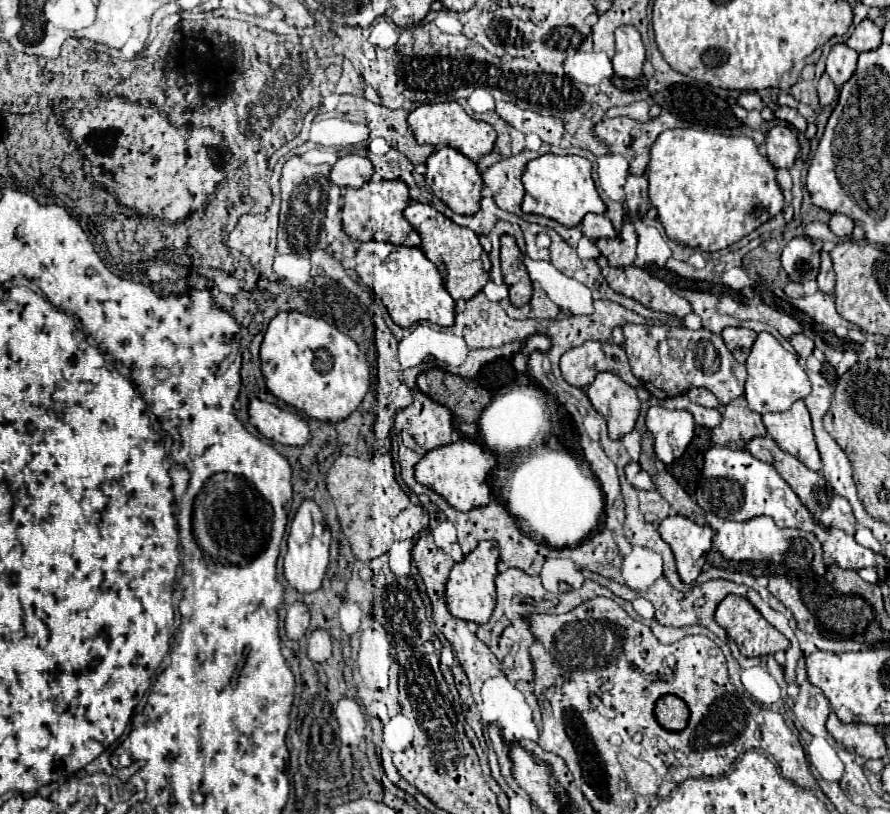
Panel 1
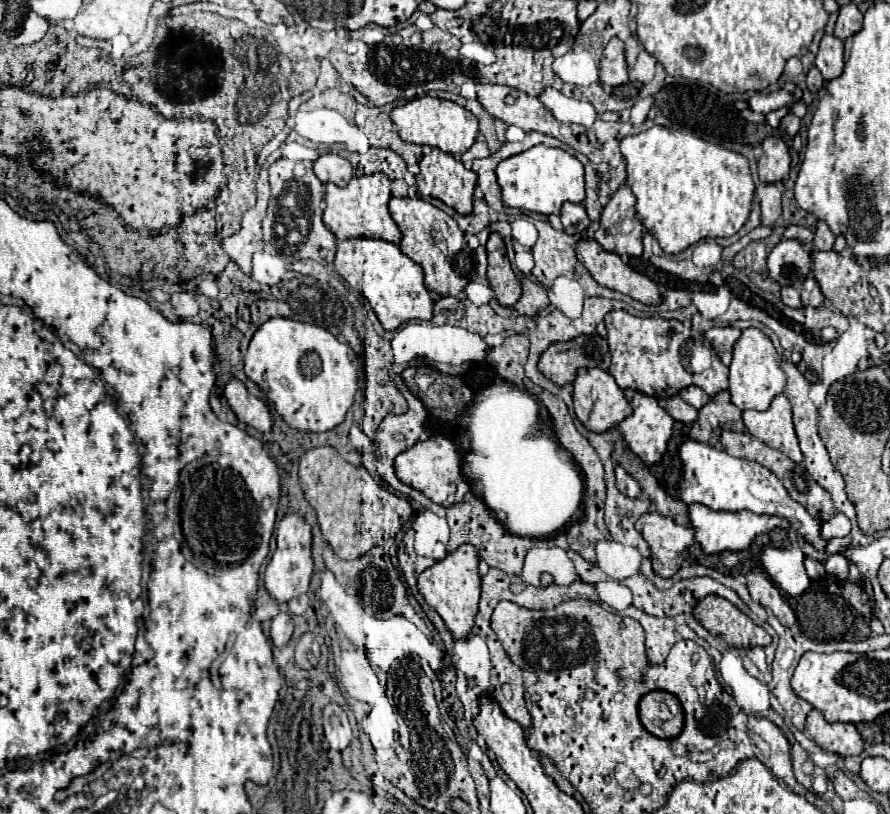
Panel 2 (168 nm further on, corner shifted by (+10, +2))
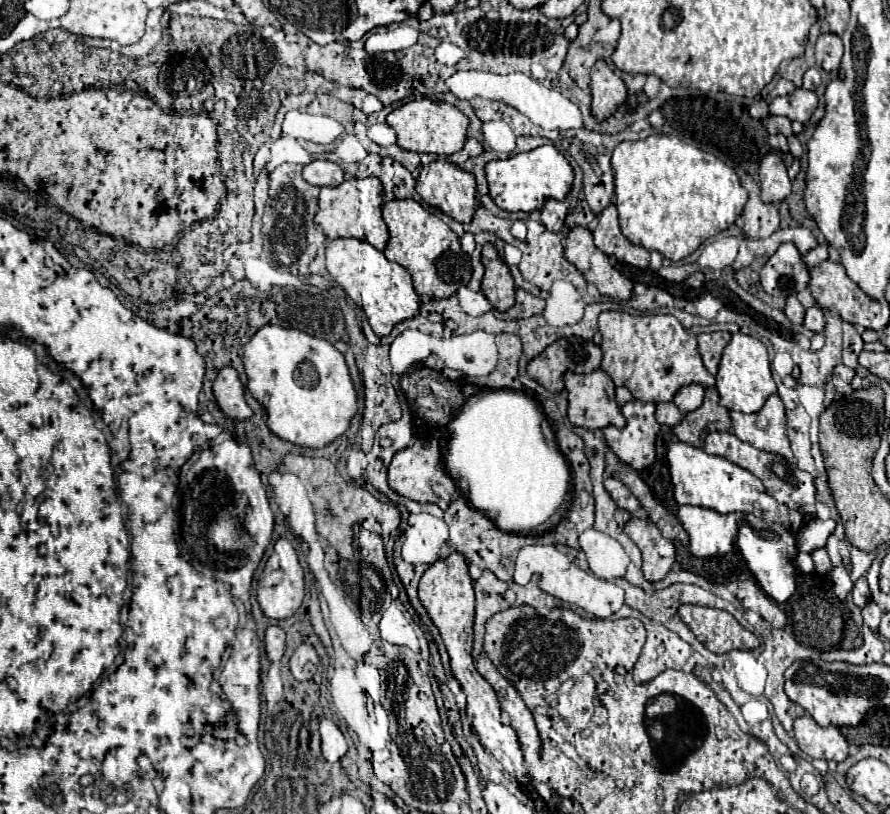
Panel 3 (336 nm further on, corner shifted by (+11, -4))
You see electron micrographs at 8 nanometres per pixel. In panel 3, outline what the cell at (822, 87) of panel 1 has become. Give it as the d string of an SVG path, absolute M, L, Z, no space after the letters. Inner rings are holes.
M817 67L807 69L805 75L803 75L803 87L813 91L813 89L817 89L819 85L821 85L821 73L819 73L819 69L817 69Z

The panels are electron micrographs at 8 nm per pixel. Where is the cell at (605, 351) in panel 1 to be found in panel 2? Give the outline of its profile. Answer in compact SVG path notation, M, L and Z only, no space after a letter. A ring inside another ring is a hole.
M580 335L572 341L554 343L538 361L538 369L556 385L572 383L576 371L584 367L610 367L610 349L600 335Z

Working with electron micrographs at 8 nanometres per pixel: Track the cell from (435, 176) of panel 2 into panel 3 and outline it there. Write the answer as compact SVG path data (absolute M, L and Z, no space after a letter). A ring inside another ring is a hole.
M439 159L435 163L429 163L423 167L419 179L417 179L417 193L421 195L421 199L431 205L441 209L445 215L457 219L459 223L469 223L473 219L475 213L475 177L463 169L459 169L457 165Z

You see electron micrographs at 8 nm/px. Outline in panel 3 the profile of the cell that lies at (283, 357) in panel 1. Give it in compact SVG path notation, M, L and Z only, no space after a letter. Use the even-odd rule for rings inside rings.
M277 325L261 327L245 345L247 389L267 411L269 429L299 447L321 449L343 435L357 413L357 395L343 355L325 339Z

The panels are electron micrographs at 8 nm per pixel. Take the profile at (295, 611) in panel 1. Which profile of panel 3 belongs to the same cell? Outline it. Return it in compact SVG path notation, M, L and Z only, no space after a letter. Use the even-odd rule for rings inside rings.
M269 627L265 631L265 653L271 663L279 663L285 651L285 631L281 627Z

